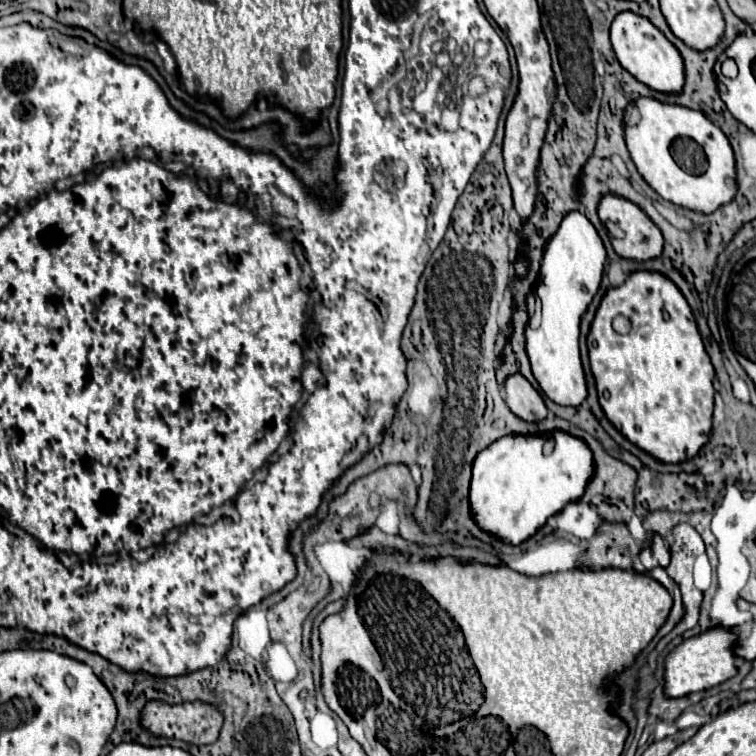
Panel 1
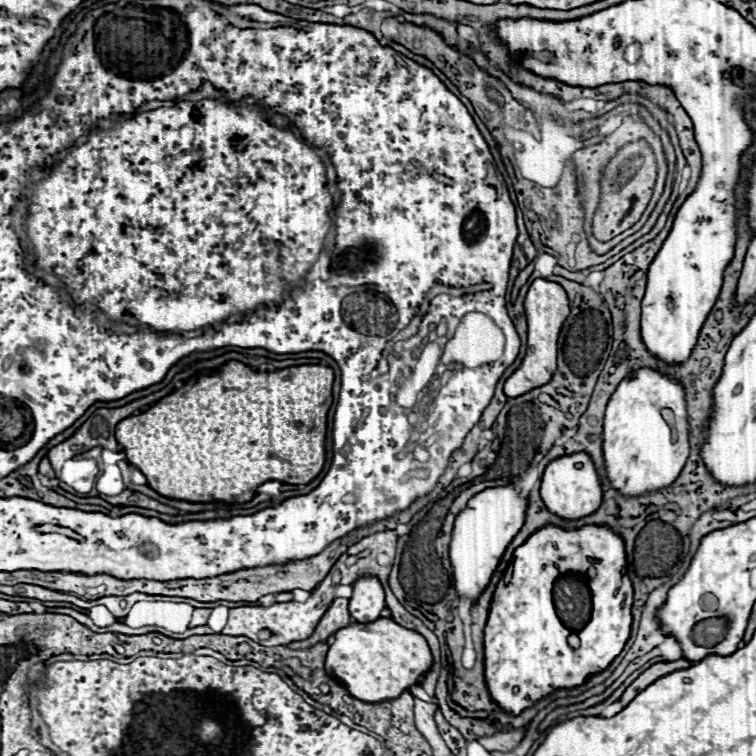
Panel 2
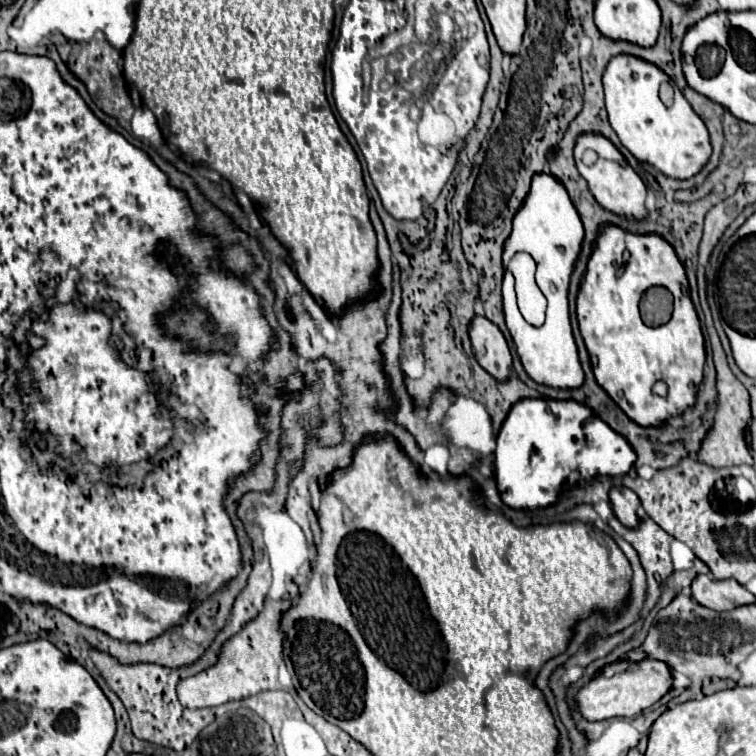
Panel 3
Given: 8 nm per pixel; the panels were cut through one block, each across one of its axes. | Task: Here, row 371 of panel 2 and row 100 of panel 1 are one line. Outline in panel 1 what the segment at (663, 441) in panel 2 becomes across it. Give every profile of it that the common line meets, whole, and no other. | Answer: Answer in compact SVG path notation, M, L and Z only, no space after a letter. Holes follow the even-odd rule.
M640 98L626 108L624 136L638 172L664 200L702 214L712 214L716 208L734 200L738 184L732 146L726 134L722 134L722 130L714 122L710 122L702 112L674 104L660 104L654 98ZM694 146L704 146L706 152L702 148L696 158Z

